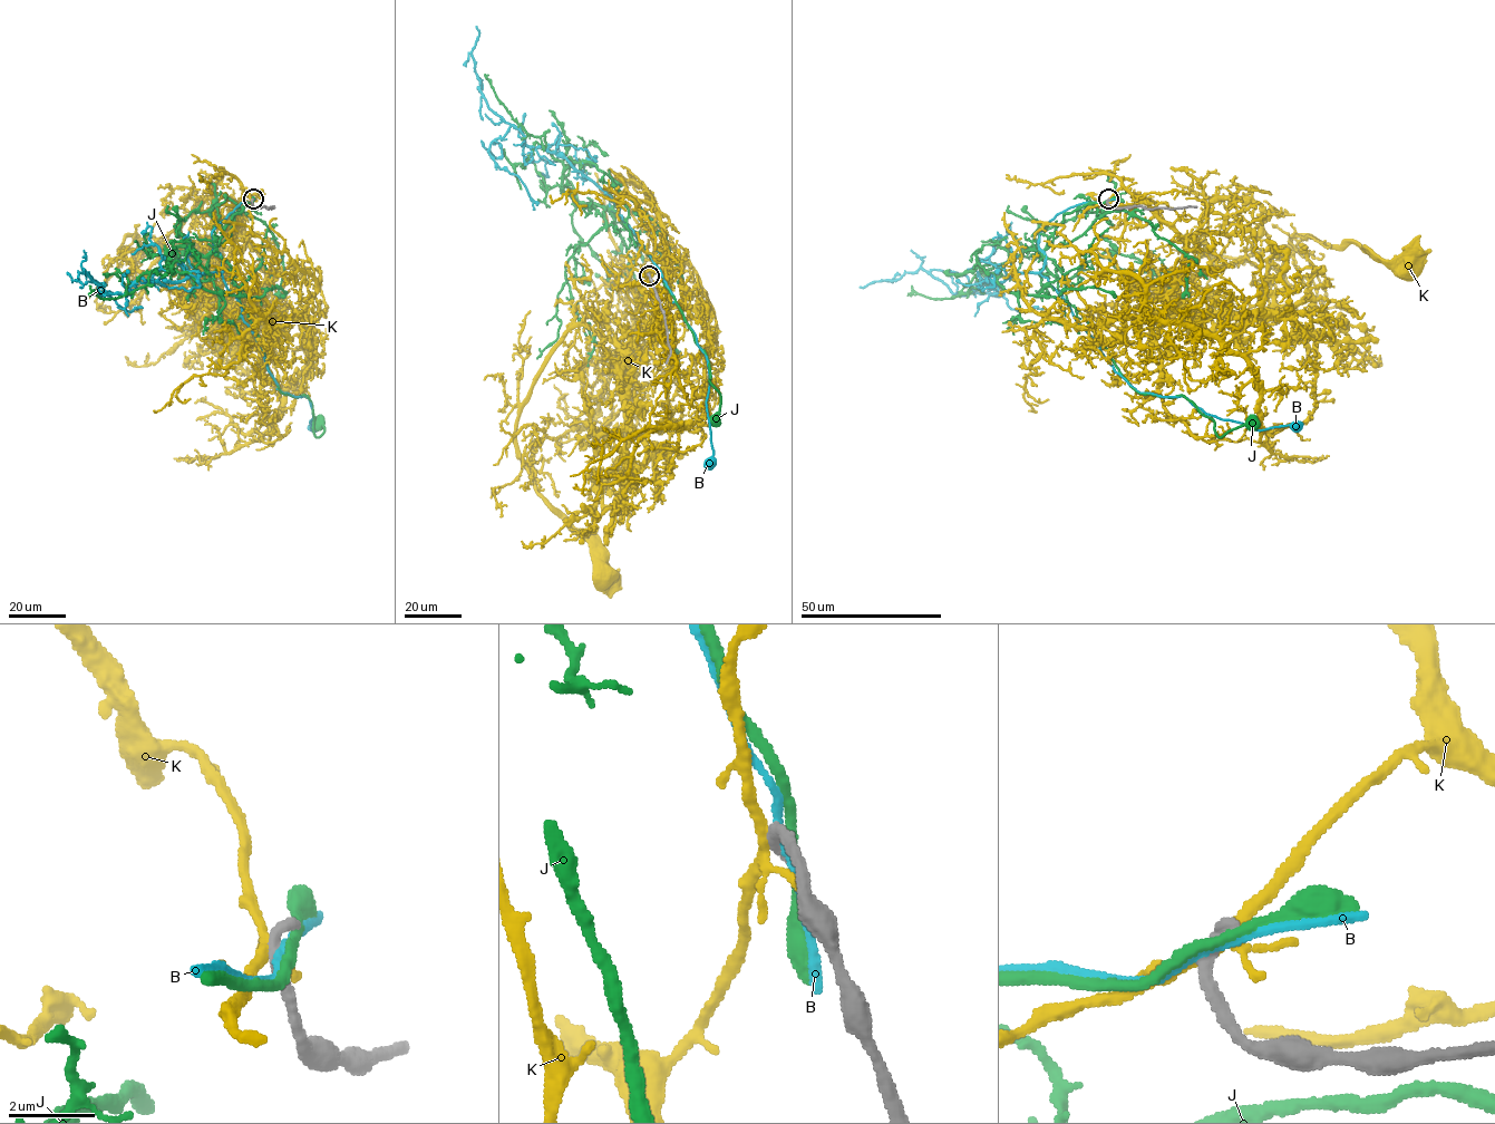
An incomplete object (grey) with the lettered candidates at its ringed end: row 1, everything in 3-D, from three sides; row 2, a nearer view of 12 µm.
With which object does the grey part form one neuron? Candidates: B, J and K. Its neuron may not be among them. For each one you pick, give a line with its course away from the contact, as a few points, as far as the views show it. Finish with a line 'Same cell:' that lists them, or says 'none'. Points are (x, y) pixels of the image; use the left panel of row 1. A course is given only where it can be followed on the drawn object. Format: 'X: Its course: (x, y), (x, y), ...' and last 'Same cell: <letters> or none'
Same cell: none

